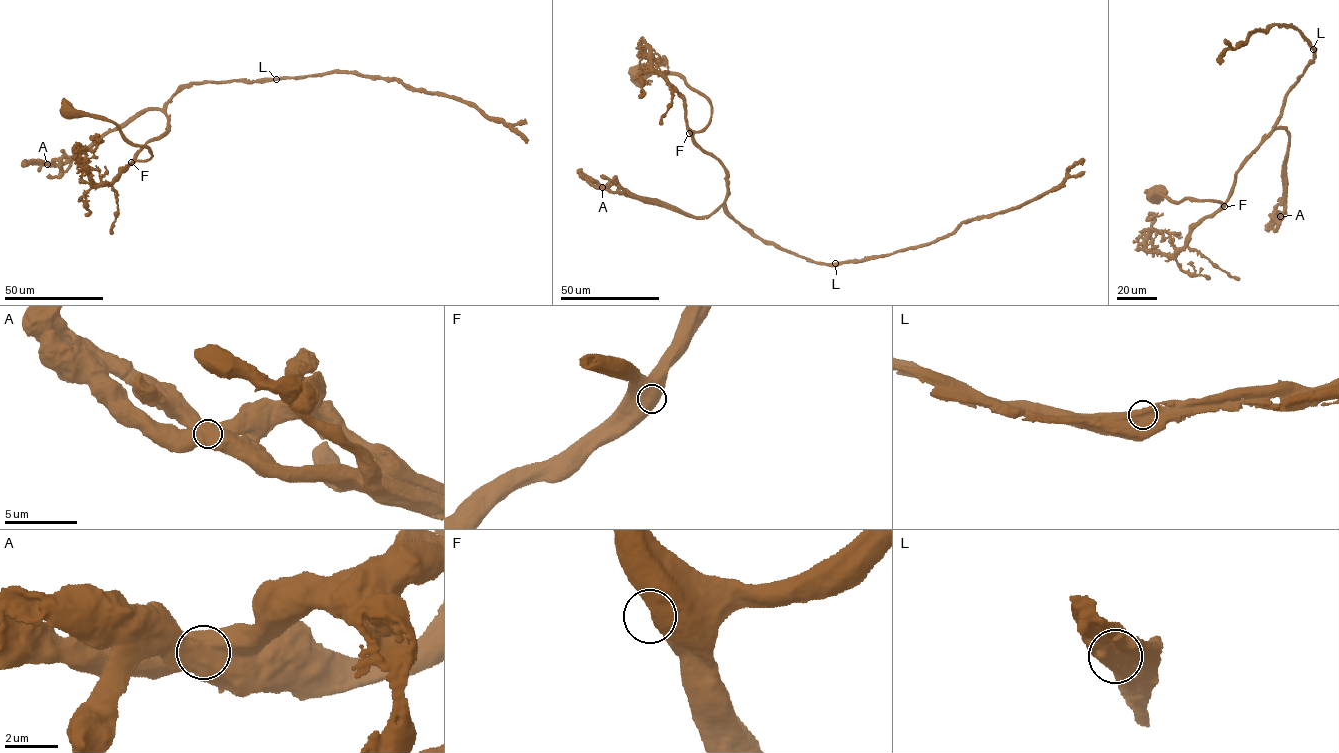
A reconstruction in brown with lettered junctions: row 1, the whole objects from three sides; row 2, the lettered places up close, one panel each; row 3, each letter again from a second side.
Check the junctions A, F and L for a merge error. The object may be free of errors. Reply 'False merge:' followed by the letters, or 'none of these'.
False merge: A

